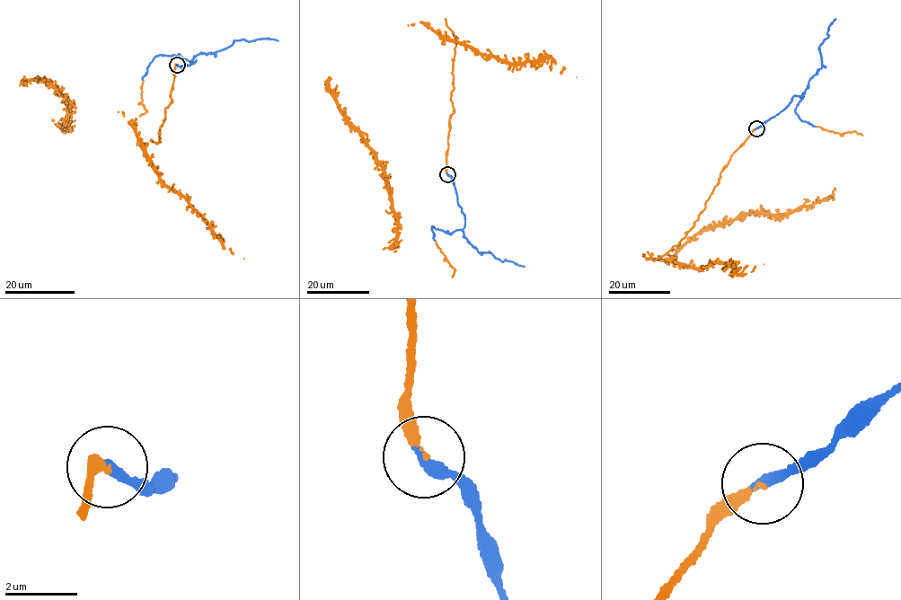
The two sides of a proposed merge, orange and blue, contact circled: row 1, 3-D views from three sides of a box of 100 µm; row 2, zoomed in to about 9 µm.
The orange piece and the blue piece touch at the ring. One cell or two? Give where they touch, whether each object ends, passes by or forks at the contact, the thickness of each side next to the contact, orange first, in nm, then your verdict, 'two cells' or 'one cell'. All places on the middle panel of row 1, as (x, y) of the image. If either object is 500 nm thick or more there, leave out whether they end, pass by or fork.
(447, 174) | orange ends | blue ends | 240/320 nm | one cell

